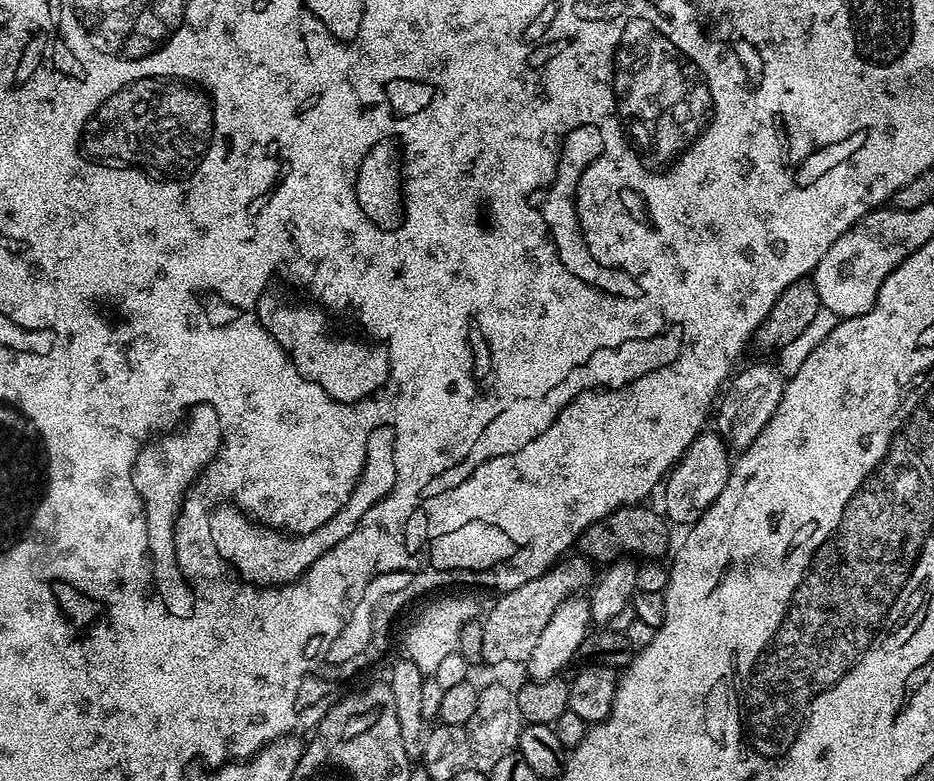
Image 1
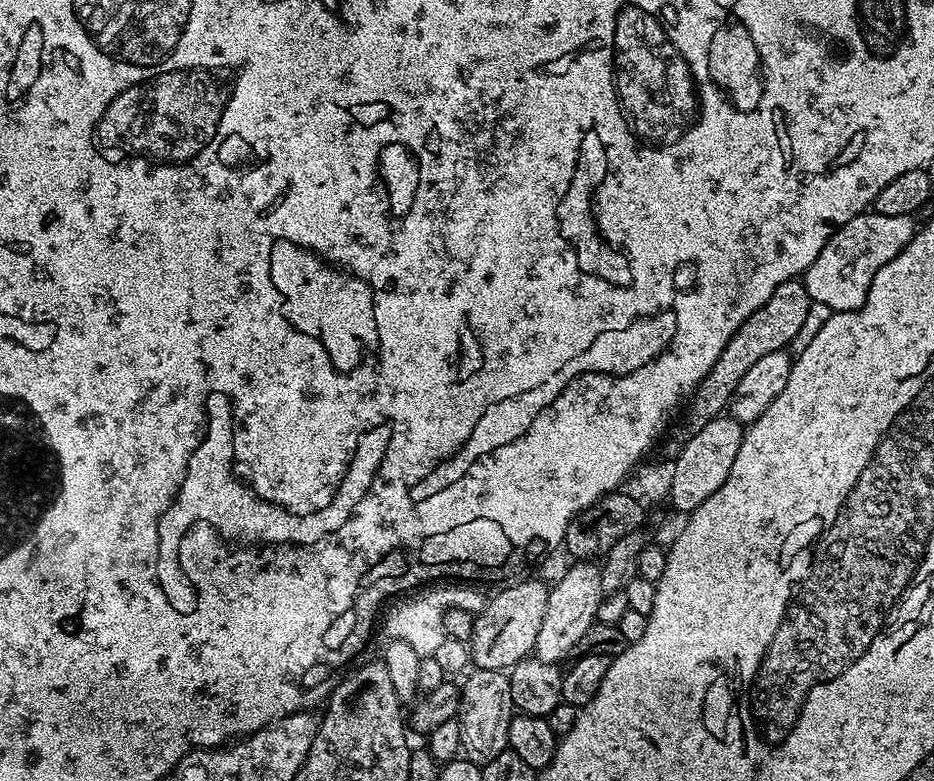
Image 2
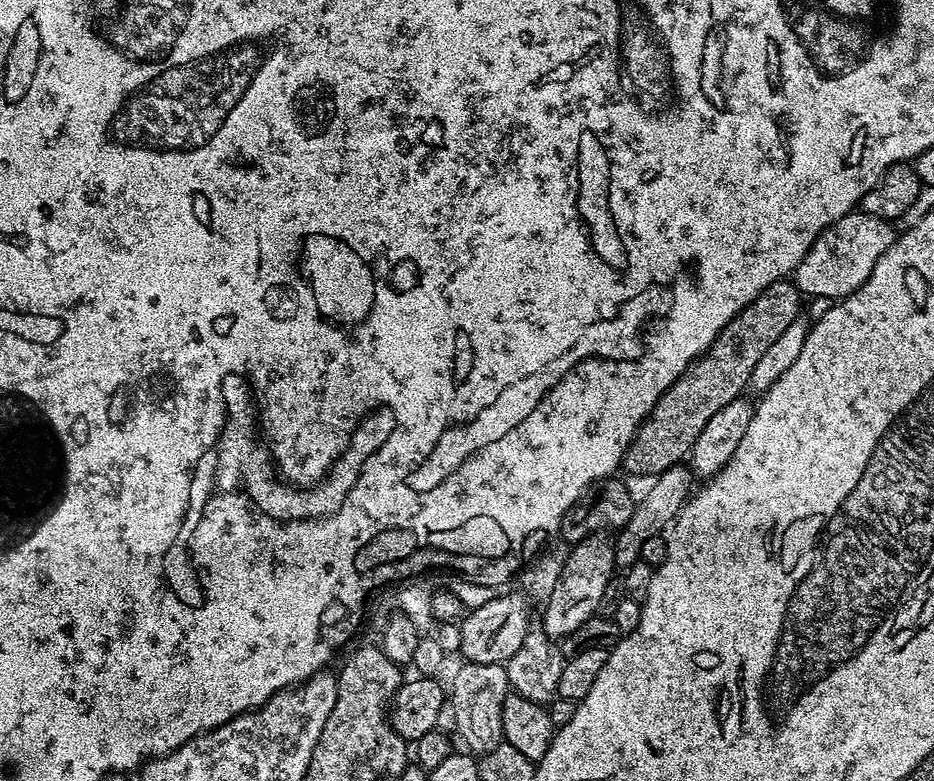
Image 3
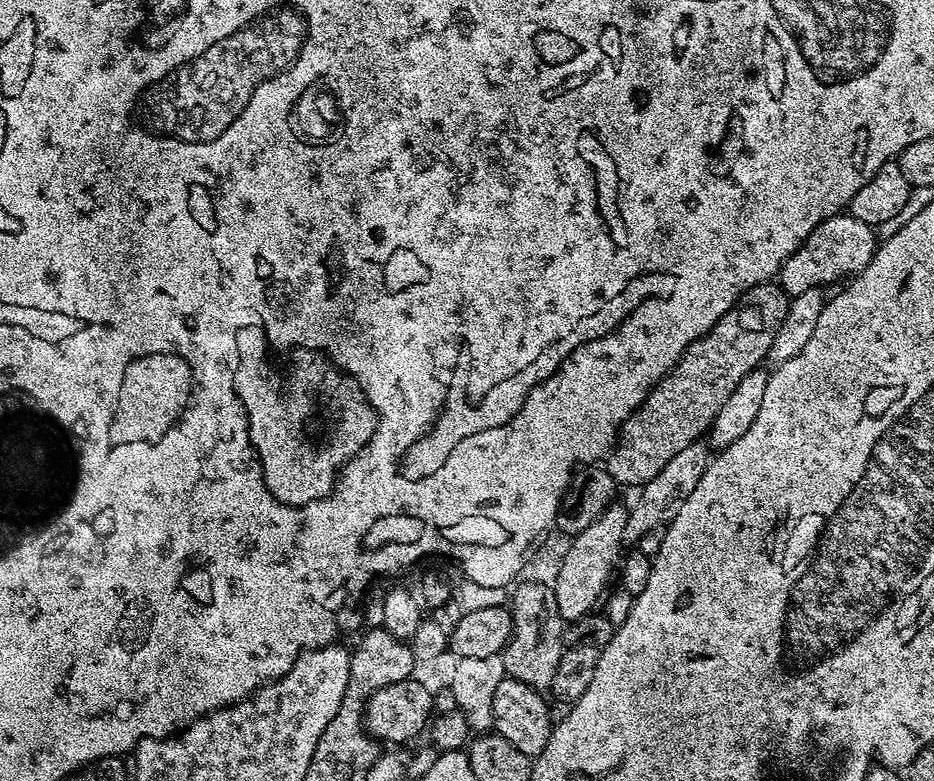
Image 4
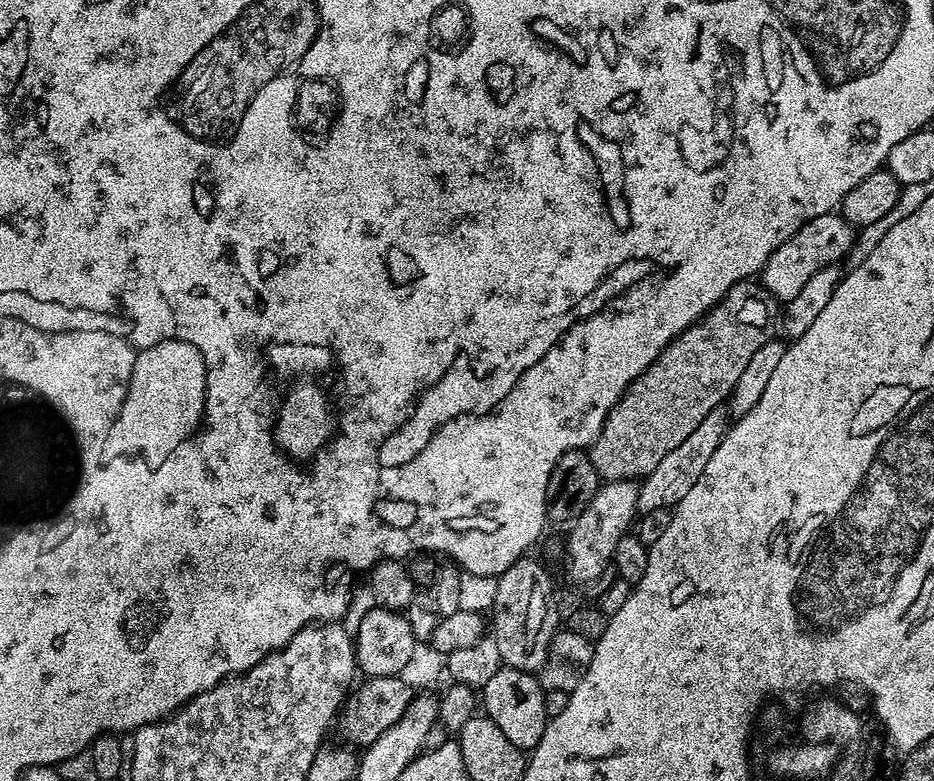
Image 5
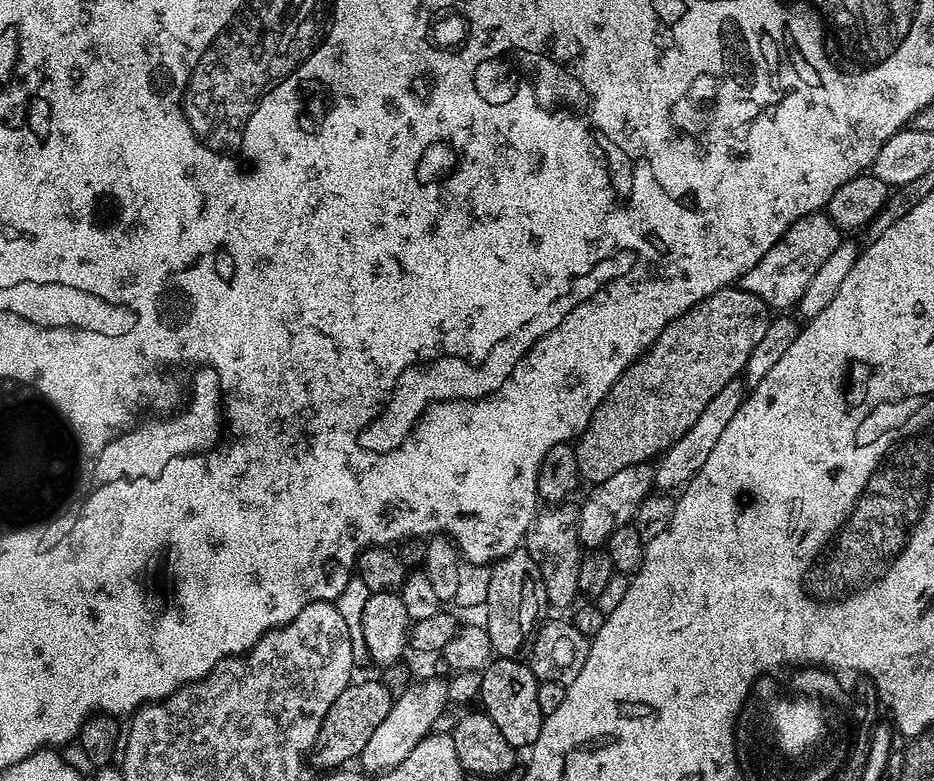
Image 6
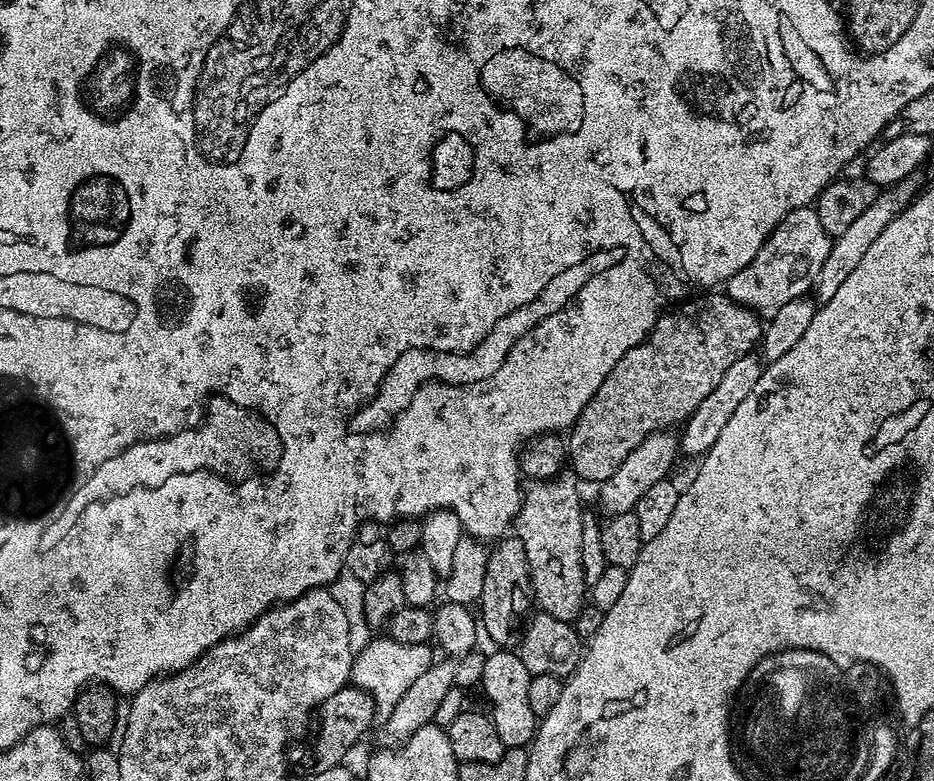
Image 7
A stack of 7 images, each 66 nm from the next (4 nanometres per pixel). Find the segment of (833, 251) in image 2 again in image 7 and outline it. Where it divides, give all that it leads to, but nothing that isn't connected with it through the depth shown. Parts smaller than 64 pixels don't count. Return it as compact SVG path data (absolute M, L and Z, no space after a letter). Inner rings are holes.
M815 207L794 210L786 214L770 238L766 238L762 250L754 254L754 262L750 262L750 266L742 266L738 274L729 278L726 294L761 317L773 316L782 306L786 306L786 302L794 302L813 291L818 270L822 270L822 262L826 262L832 249L832 241L833 237L822 230Z

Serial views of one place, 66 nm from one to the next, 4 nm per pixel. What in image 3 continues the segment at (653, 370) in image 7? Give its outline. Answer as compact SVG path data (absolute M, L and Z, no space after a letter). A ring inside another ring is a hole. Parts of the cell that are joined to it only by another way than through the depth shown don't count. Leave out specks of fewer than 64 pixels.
M791 279L774 282L750 306L746 306L714 338L711 348L688 365L688 368L658 398L654 410L642 421L636 436L630 442L622 461L623 471L636 476L655 478L670 466L681 463L689 455L698 434L706 427L706 422L718 414L724 406L743 397L748 388L750 374L762 359L762 354L770 350L770 345L782 338L790 322L801 319L802 293Z

